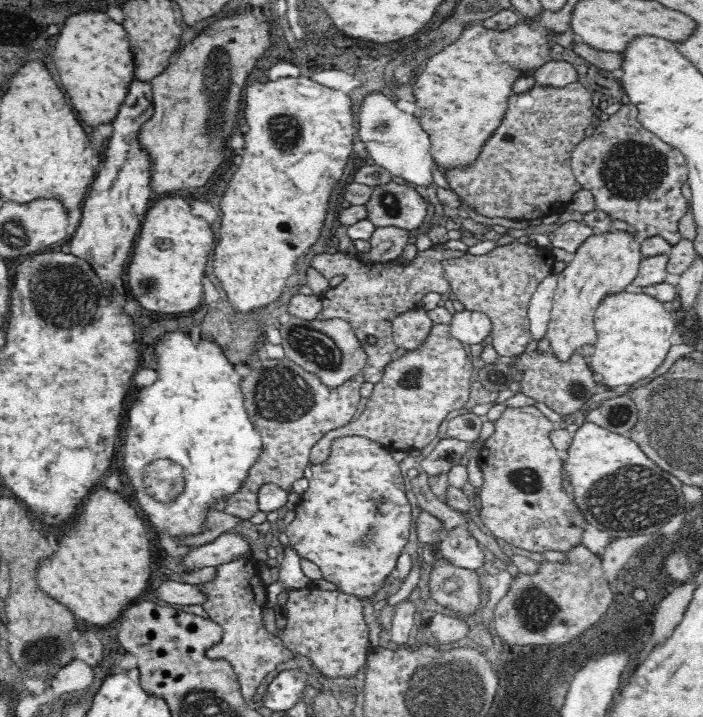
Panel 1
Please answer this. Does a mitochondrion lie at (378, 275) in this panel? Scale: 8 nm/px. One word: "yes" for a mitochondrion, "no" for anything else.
no

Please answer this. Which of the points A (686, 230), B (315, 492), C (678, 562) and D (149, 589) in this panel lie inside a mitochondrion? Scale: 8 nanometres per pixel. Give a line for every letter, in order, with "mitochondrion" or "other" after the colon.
A: other
B: other
C: other
D: other

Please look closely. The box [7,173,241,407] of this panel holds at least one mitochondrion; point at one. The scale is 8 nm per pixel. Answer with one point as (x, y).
(63, 295)

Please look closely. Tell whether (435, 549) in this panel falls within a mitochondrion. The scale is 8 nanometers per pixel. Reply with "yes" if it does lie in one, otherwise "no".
no

